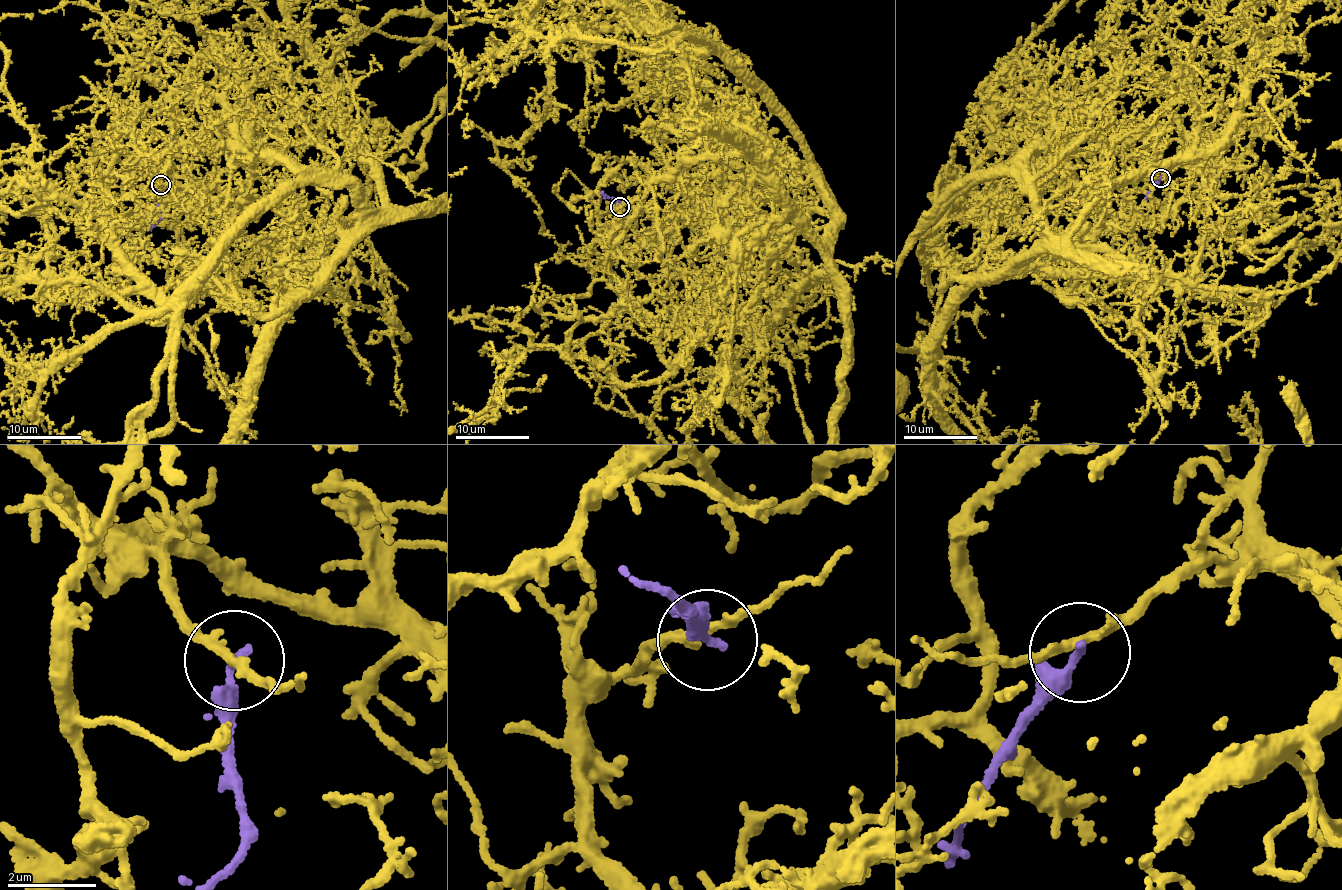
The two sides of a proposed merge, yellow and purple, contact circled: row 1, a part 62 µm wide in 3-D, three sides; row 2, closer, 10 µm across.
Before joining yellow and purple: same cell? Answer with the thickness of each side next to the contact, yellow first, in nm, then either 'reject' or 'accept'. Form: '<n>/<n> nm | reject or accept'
200/280 nm | reject

